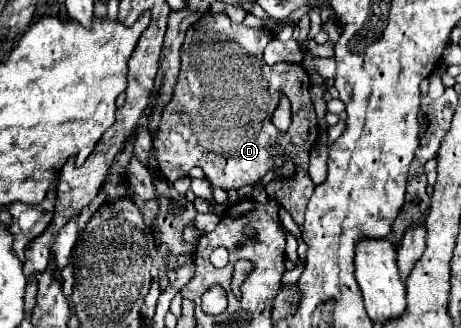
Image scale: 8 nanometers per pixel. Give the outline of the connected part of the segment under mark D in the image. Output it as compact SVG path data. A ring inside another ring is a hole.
M201 17L199 21L195 21L187 33L185 33L185 41L181 45L181 73L179 73L179 81L177 81L177 87L175 87L175 95L171 99L171 103L165 107L163 111L163 119L161 119L161 125L159 125L159 131L155 135L155 155L157 155L157 161L159 161L159 167L161 167L161 173L167 177L167 181L175 183L179 177L185 177L189 173L191 167L201 167L203 173L205 173L205 179L213 185L213 187L221 187L225 191L229 189L239 189L239 187L245 187L245 185L253 185L257 183L263 175L267 175L273 167L275 167L275 157L277 155L287 155L293 159L293 163L297 165L297 175L291 179L291 181L283 181L281 183L281 205L291 213L293 221L301 227L303 223L303 213L305 213L305 205L309 201L309 197L313 195L313 189L315 189L315 183L311 181L309 177L309 151L313 147L313 143L317 141L319 137L319 125L317 125L317 117L315 117L315 109L313 109L313 103L311 103L311 97L309 97L309 75L307 71L297 65L297 63L275 63L275 65L267 65L263 63L263 49L265 45L273 39L273 33L269 33L267 29L263 27L245 27L245 25L233 25L229 19L225 17ZM279 91L283 91L289 99L291 99L291 107L293 107L293 123L289 127L287 133L281 133L275 129L275 125L271 123L271 115L279 103Z

